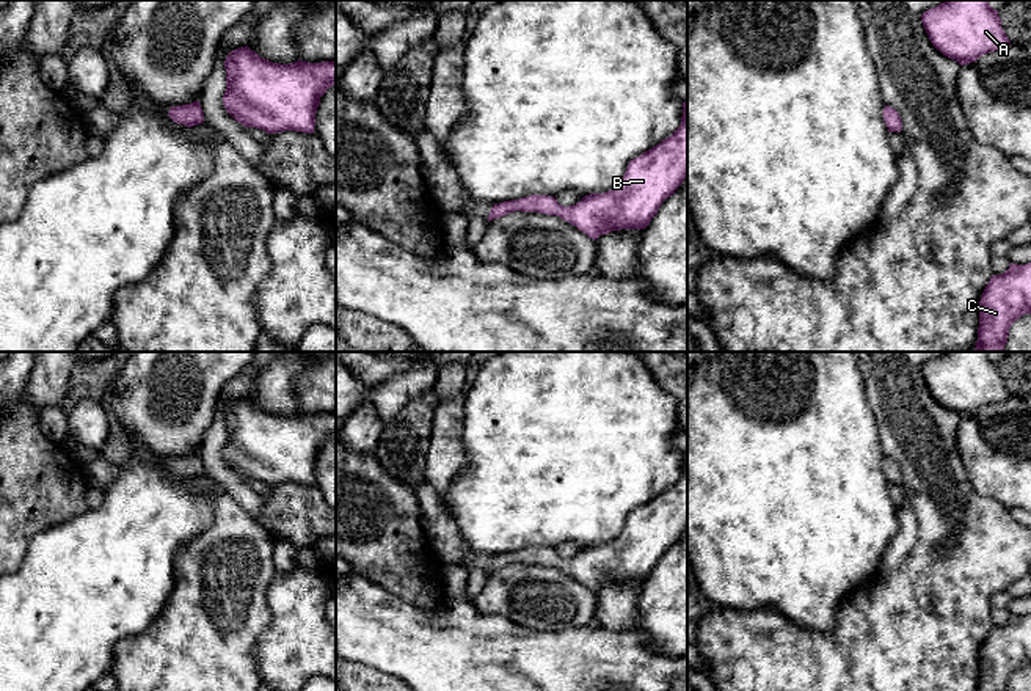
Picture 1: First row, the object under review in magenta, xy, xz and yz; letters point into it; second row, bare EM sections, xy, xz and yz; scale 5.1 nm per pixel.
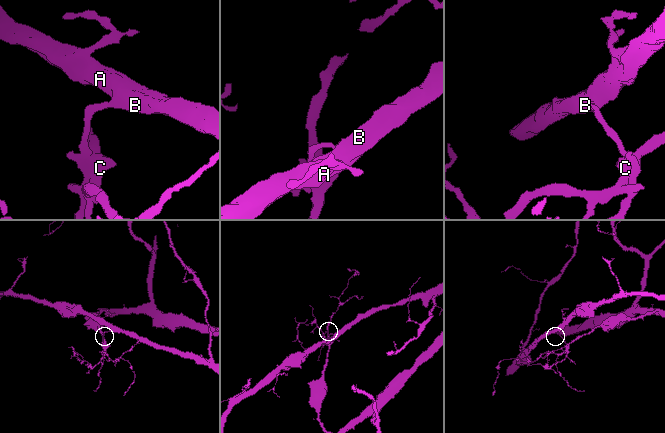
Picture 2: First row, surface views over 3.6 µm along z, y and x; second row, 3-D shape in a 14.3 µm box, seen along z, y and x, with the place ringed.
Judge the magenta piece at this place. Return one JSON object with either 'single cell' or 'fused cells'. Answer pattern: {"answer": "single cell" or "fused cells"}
{"answer": "fused cells"}

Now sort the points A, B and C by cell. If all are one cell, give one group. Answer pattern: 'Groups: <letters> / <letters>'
Groups: A B / C

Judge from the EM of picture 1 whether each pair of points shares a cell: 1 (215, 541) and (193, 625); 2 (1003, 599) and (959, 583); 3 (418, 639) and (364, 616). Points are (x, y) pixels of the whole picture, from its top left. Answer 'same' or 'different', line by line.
1: same
2: different
3: same

